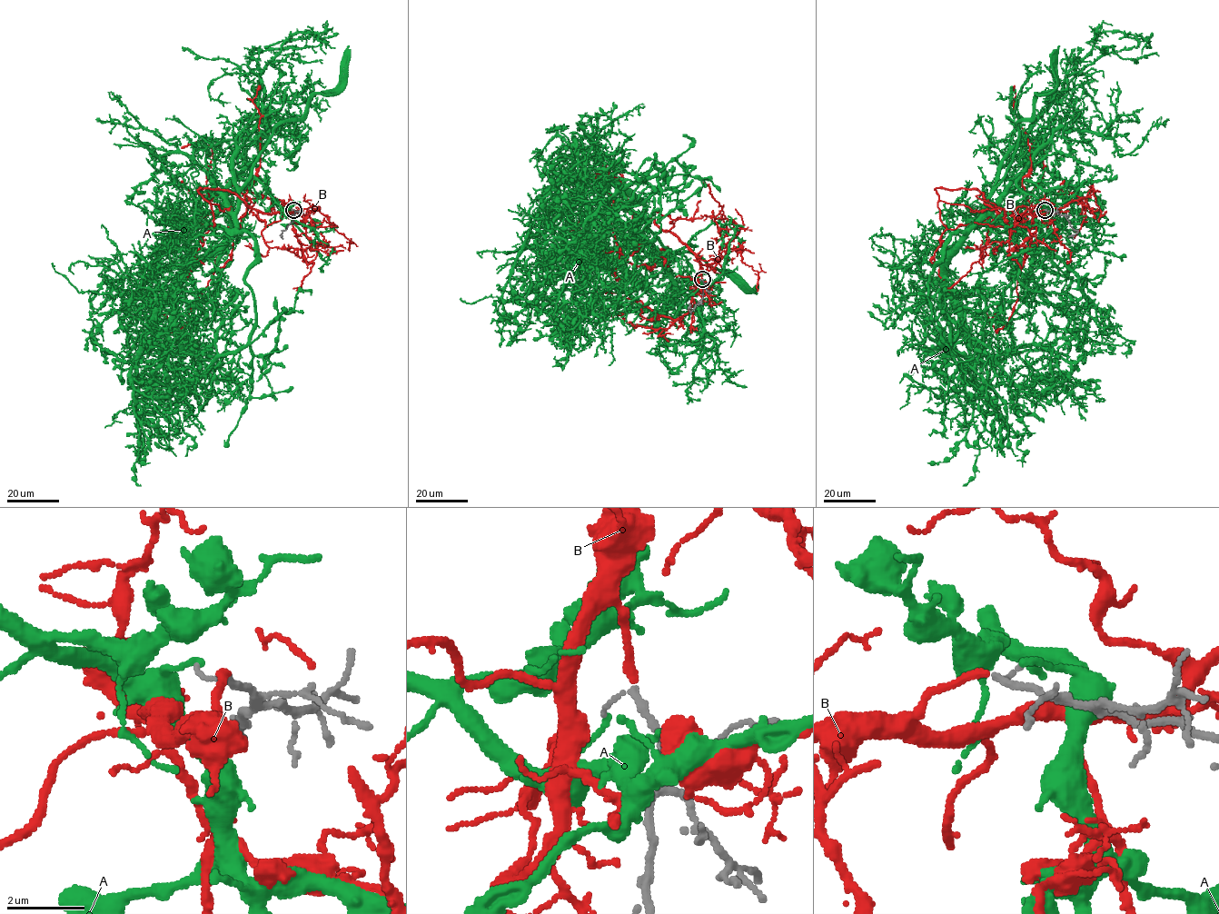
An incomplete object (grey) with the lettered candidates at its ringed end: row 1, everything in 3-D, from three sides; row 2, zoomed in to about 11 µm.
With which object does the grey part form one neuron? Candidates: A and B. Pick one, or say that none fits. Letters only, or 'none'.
B

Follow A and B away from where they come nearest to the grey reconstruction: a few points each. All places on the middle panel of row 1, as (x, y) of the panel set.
A: (699, 282), (637, 243), (643, 207), (630, 196), (568, 178), (541, 202), (502, 293), (500, 346)
B: (701, 279), (688, 246), (608, 191), (607, 170), (639, 229), (641, 245), (625, 258), (668, 266), (667, 248)

